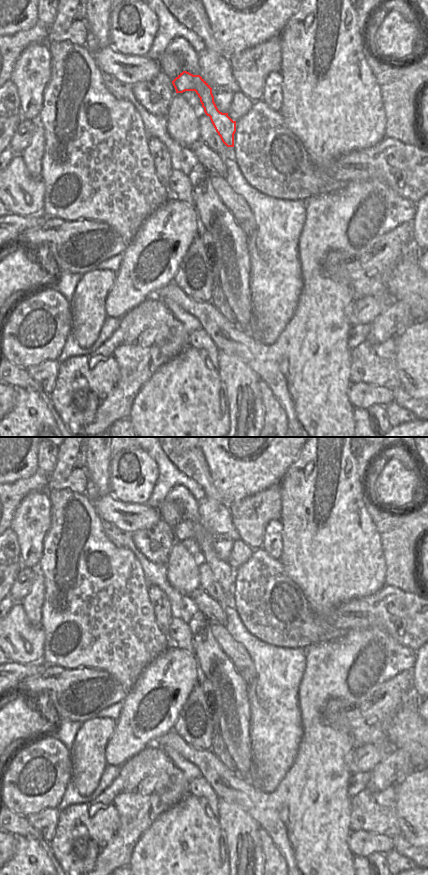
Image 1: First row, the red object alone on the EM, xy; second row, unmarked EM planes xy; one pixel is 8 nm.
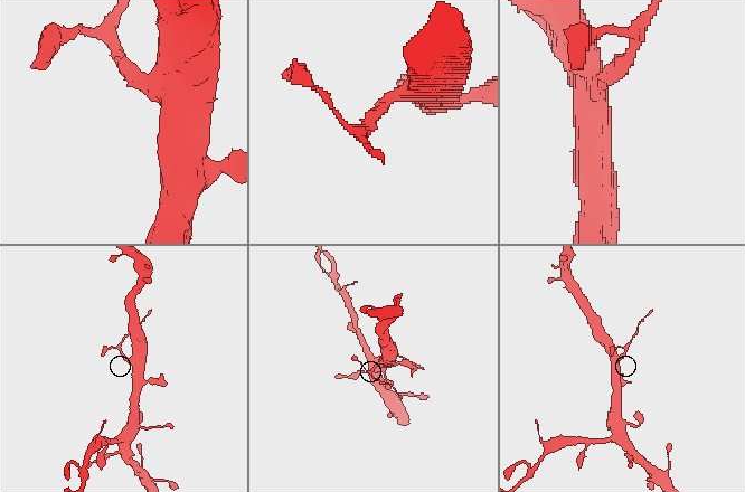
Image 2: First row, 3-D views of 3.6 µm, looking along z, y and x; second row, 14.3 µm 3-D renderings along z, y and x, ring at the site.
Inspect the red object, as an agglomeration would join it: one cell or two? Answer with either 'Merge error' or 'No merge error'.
Merge error.

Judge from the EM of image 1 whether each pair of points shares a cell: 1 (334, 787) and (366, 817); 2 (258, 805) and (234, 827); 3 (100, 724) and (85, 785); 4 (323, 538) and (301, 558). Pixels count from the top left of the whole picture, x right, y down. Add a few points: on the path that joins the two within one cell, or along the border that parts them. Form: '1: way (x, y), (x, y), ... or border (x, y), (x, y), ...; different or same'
1: border (349, 797), (350, 826); different
2: border (228, 801), (239, 806), (260, 826); different
3: way (91, 739), (88, 748), (87, 770); same
4: way (318, 543), (306, 555); same

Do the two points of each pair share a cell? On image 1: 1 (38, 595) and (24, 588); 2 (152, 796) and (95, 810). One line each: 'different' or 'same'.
1: different
2: same

